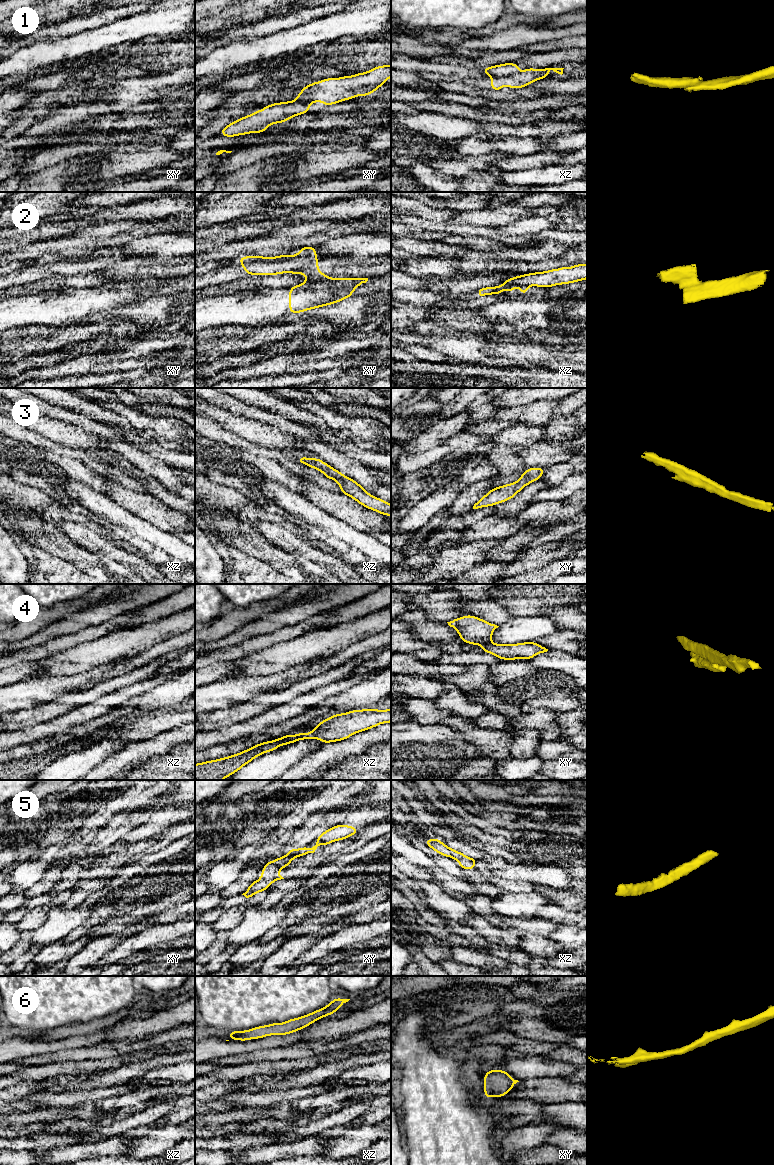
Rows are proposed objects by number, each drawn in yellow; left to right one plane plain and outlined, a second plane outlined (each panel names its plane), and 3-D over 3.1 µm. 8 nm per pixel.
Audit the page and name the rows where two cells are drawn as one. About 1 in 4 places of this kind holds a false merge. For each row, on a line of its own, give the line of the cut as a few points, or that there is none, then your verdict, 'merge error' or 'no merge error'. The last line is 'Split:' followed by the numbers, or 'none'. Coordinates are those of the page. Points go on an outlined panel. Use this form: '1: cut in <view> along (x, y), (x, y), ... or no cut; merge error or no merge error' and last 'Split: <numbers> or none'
1: cut in xz along (517, 73), (492, 77); merge error
2: cut in xy along (330, 278), (307, 281); merge error
3: no cut; no merge error
4: cut in xy along (490, 641), (482, 645); merge error
5: no cut; no merge error
6: no cut; no merge error
Split: 1, 2, 4

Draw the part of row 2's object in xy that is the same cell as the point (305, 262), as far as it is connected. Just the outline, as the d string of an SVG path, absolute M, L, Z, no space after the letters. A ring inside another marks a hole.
M314 246L305 248L295 255L278 255L276 257L243 256L238 259L247 275L278 275L283 273L303 274L307 281L330 279L320 272L319 261Z

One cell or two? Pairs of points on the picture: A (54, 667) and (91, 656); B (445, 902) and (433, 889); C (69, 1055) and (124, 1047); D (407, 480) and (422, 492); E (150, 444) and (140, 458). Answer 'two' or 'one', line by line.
A: one
B: one
C: one
D: one
E: two

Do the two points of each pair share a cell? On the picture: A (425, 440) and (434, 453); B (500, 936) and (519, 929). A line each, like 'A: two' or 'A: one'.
A: two
B: two

